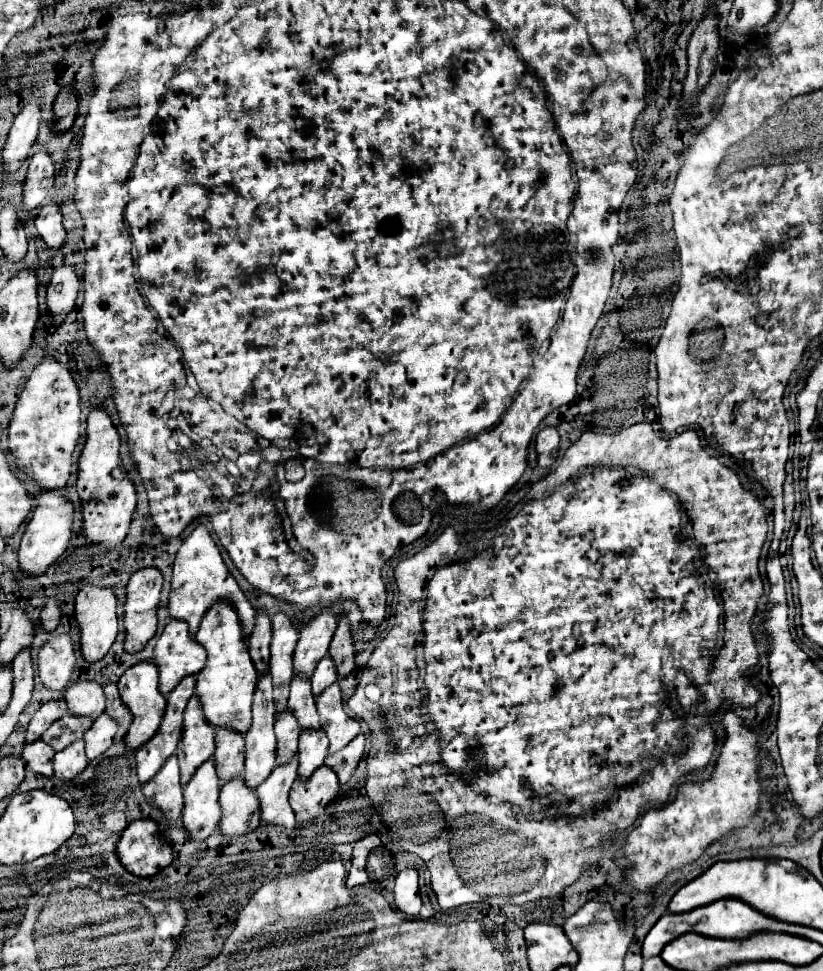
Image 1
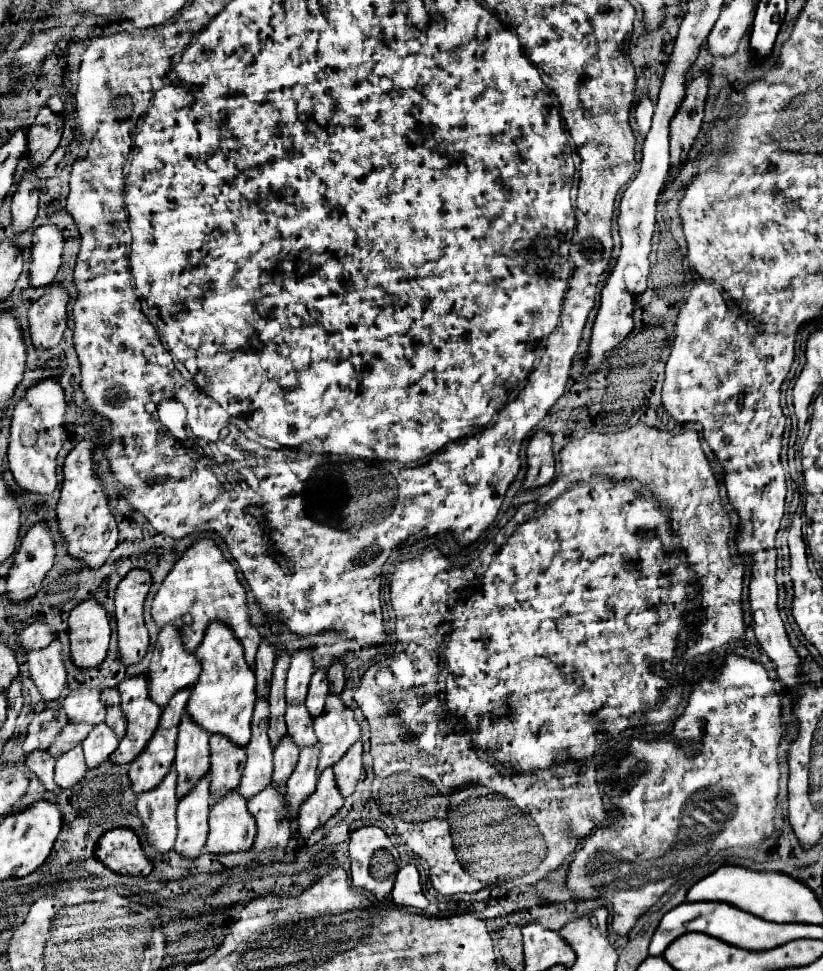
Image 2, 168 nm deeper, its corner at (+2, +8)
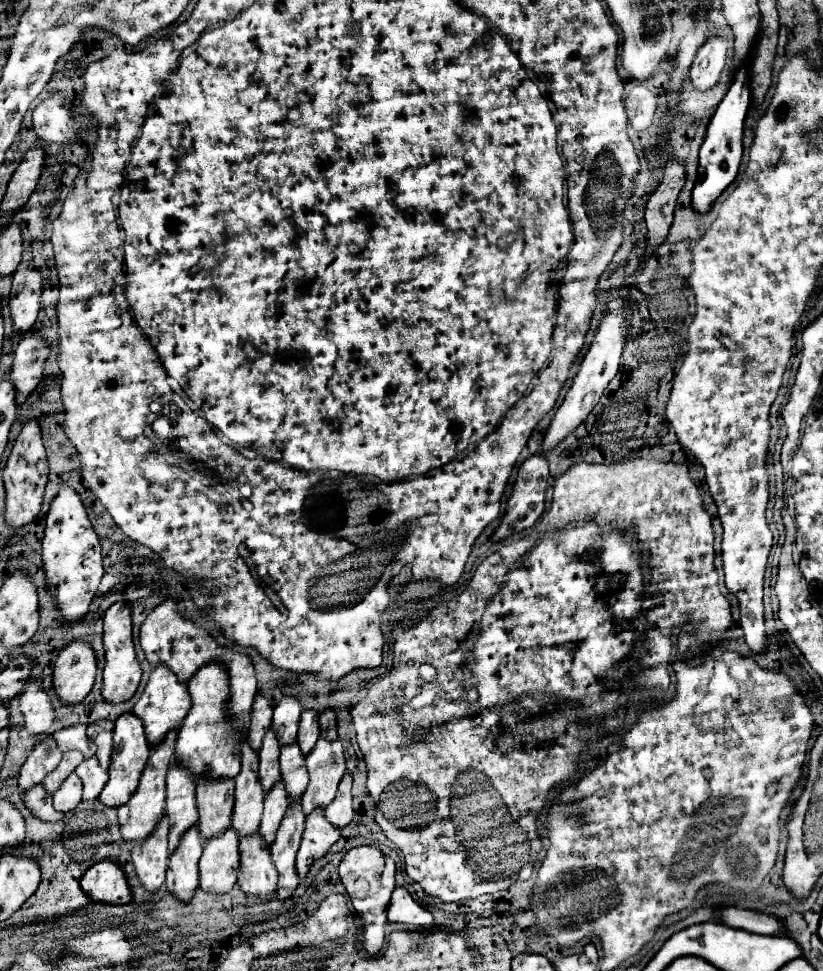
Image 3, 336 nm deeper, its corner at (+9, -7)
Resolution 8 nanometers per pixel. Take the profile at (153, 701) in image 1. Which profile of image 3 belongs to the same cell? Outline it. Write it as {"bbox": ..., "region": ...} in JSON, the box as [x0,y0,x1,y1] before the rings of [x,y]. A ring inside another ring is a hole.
{"bbox":[100,713,150,807],"region":[[[130,713],[116,719],[114,727],[114,749],[112,749],[112,761],[110,761],[110,779],[100,793],[100,801],[106,807],[120,807],[120,803],[128,803],[132,797],[132,791],[136,791],[136,783],[140,781],[140,771],[144,771],[146,761],[150,755],[148,741],[144,737],[142,721]]]}

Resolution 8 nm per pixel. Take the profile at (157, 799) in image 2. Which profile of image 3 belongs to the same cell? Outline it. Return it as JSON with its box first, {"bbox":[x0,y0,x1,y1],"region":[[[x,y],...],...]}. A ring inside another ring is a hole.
{"bbox":[132,817,168,893],"region":[[[164,817],[156,831],[142,843],[132,847],[132,863],[134,871],[142,883],[142,887],[150,893],[156,893],[168,869],[168,819]]]}

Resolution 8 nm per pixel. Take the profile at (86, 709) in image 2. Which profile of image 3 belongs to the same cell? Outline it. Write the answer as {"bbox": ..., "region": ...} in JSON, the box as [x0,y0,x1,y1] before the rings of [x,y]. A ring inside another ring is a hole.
{"bbox":[52,725,96,759],"region":[[[74,725],[74,727],[68,727],[68,729],[62,729],[62,731],[56,731],[52,735],[60,747],[62,753],[66,751],[80,751],[86,759],[92,757],[96,753],[96,745],[94,741],[86,735],[86,727],[84,725]]]}

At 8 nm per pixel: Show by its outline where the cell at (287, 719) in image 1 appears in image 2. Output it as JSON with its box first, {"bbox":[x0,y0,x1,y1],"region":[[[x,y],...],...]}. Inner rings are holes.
{"bbox":[273,734,299,790],"region":[[[289,734],[281,738],[281,742],[275,748],[275,772],[273,772],[273,784],[281,790],[287,784],[287,778],[291,776],[295,764],[299,758],[299,746],[291,740]]]}

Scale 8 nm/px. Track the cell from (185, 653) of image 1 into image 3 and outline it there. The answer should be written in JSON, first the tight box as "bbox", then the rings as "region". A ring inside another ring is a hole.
{"bbox":[132,667,190,745],"region":[[[156,667],[150,675],[150,681],[142,693],[142,697],[136,703],[136,709],[132,711],[144,725],[144,733],[150,745],[160,743],[160,739],[164,739],[164,735],[170,729],[180,729],[184,715],[188,715],[190,711],[190,695],[186,691],[186,685],[180,683],[176,679],[176,675],[168,669],[168,667]]]}

